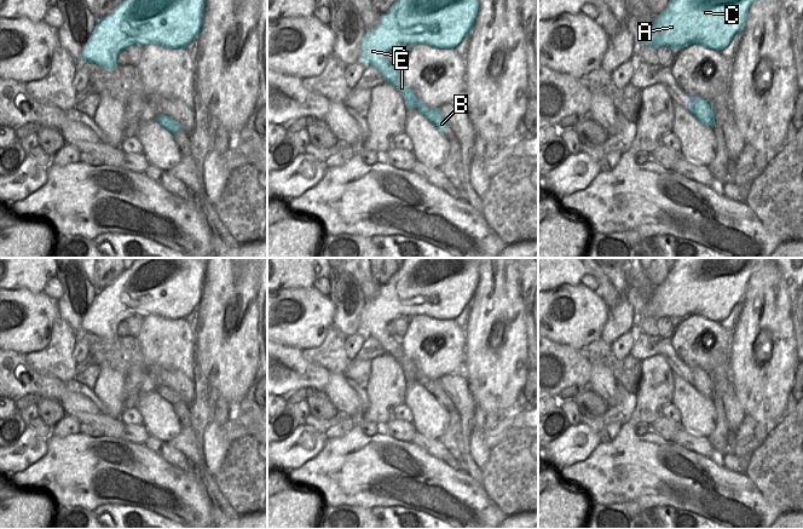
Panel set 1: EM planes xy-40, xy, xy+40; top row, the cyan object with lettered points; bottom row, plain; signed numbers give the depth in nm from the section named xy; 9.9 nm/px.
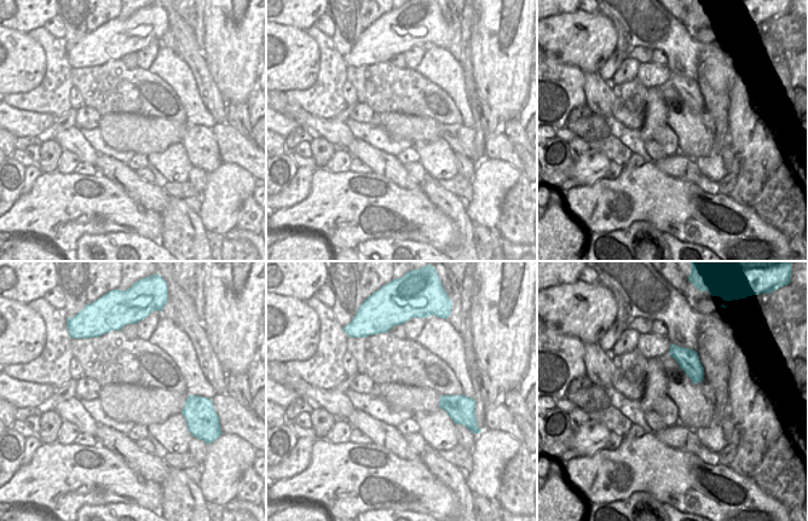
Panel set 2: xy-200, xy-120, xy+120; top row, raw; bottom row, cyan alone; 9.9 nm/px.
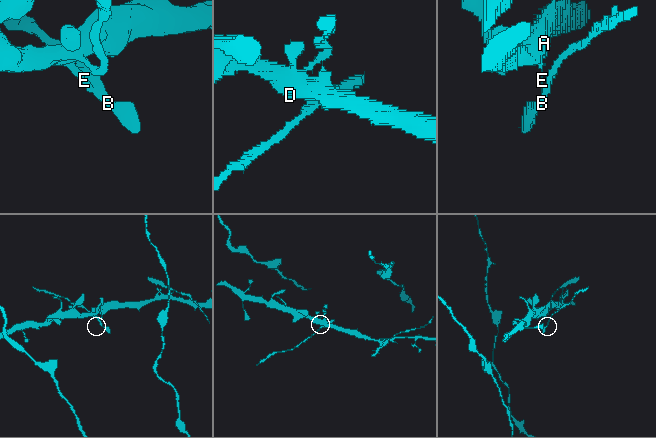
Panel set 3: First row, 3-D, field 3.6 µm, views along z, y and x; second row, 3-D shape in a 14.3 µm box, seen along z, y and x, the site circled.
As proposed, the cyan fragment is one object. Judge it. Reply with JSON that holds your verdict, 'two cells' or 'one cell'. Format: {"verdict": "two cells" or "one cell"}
{"verdict": "two cells"}

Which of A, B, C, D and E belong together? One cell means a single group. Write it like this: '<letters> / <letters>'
A C D E / B

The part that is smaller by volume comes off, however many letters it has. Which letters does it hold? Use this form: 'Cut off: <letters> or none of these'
Cut off: B

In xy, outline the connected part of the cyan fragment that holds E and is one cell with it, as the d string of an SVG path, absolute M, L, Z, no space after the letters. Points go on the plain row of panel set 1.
M405 258L402 266L389 281L381 286L380 294L365 303L360 314L360 332L374 337L405 372L405 376L416 379L418 373L414 362L404 353L397 341L400 337L392 337L387 326L399 316L427 315L435 320L455 320L466 306L472 304L479 280L479 258Z

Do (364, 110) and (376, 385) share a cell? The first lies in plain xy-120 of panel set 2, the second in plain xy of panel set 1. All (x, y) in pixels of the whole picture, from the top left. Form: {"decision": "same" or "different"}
{"decision": "different"}

